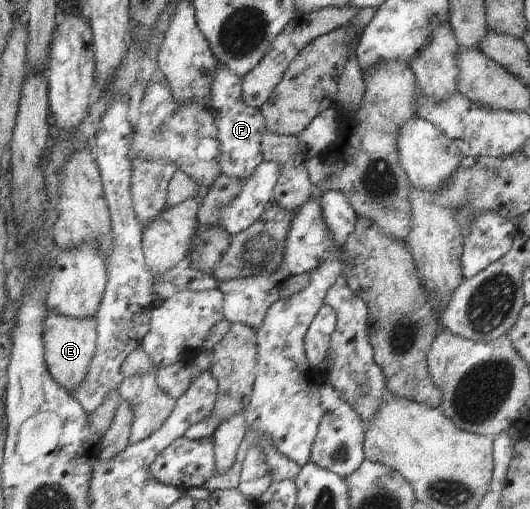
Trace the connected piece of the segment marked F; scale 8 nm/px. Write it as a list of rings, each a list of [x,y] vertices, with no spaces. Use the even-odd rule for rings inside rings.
[[[218,66],[213,80],[213,100],[209,104],[218,125],[219,139],[223,148],[221,169],[225,175],[249,181],[257,172],[258,166],[265,160],[261,142],[263,132],[267,130],[267,120],[261,109],[251,107],[243,97],[243,82],[226,66]]]

